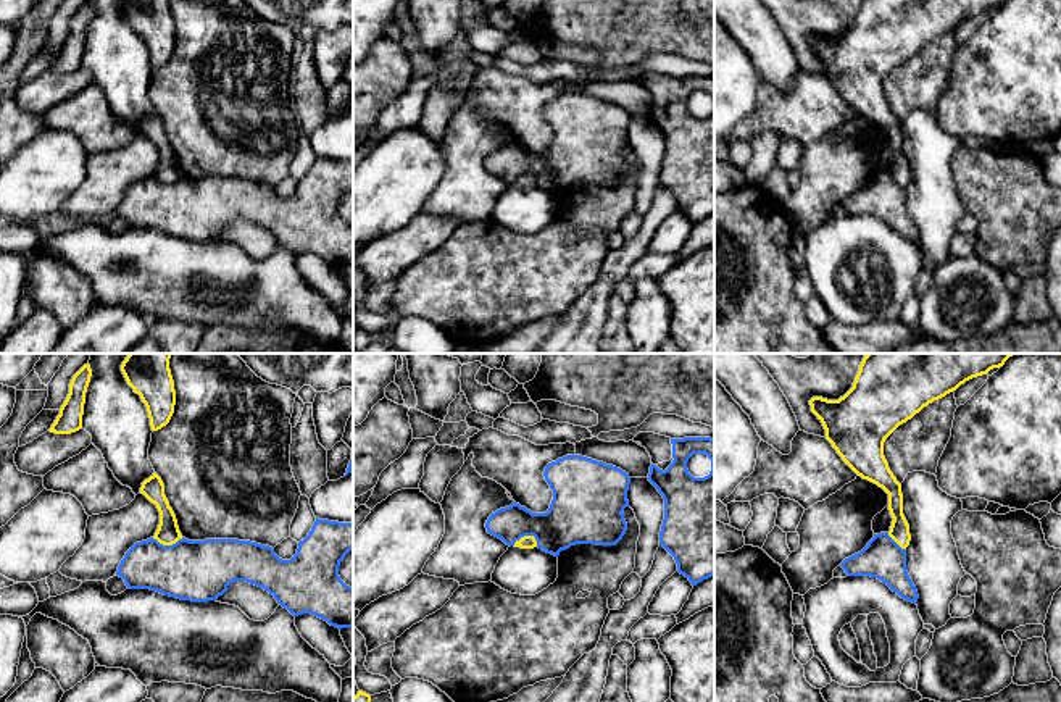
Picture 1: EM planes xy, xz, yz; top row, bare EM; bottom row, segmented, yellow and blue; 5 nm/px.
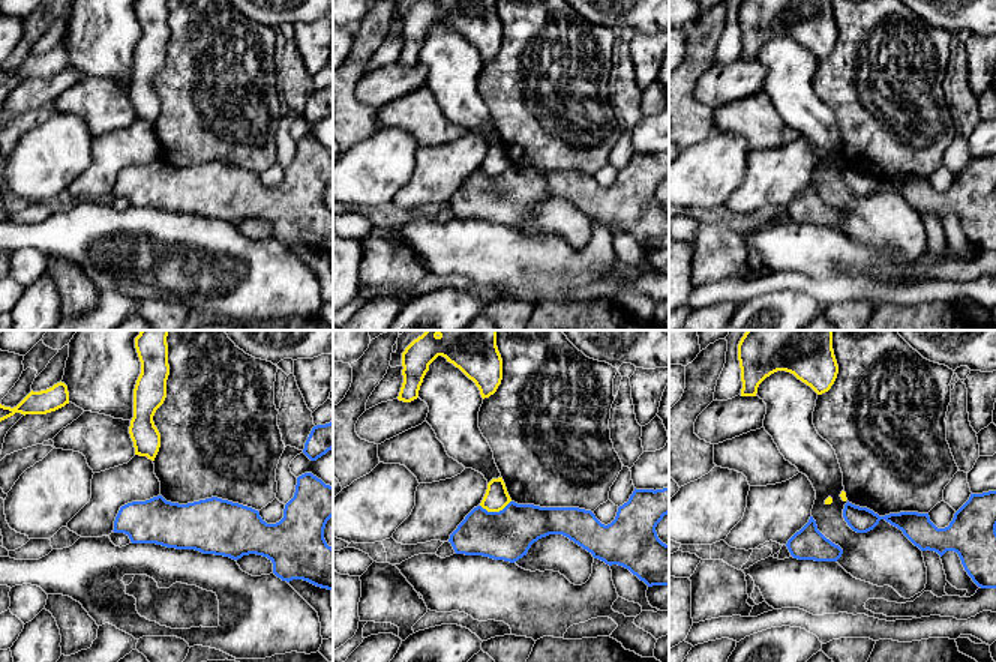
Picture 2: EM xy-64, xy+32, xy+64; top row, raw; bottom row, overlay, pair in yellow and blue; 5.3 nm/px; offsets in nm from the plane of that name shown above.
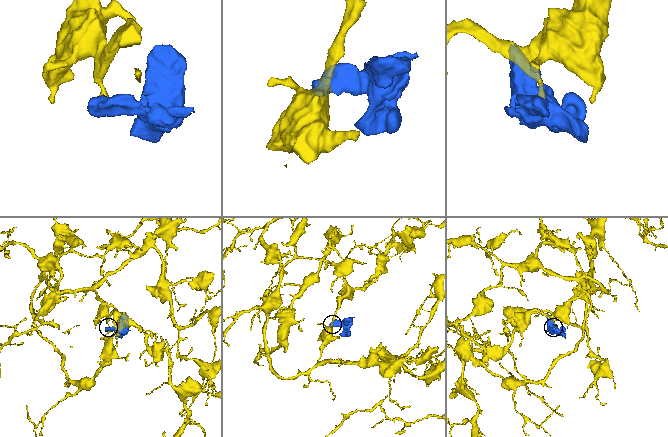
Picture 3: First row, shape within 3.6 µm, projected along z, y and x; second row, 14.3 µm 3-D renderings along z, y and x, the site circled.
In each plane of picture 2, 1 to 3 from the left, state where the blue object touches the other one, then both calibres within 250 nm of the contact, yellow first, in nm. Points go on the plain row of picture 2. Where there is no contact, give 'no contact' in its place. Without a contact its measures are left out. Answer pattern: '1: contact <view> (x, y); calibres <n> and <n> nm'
1: no contact
2: contact xy+32 (495, 174); calibres 130 and 280 nm
3: no contact

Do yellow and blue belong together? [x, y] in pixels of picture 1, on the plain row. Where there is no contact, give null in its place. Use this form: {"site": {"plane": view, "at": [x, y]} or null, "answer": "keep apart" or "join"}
{"site": {"plane": "xz", "at": [524, 175]}, "answer": "keep apart"}

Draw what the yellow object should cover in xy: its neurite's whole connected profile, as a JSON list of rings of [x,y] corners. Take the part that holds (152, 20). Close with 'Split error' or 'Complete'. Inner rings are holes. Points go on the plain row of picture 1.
[[[123,0],[121,10],[145,42],[152,69],[166,65],[176,44],[169,0]]]. Complete

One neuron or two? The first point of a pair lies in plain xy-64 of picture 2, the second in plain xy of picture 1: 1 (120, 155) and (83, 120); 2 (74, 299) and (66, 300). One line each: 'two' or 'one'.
1: two
2: one

